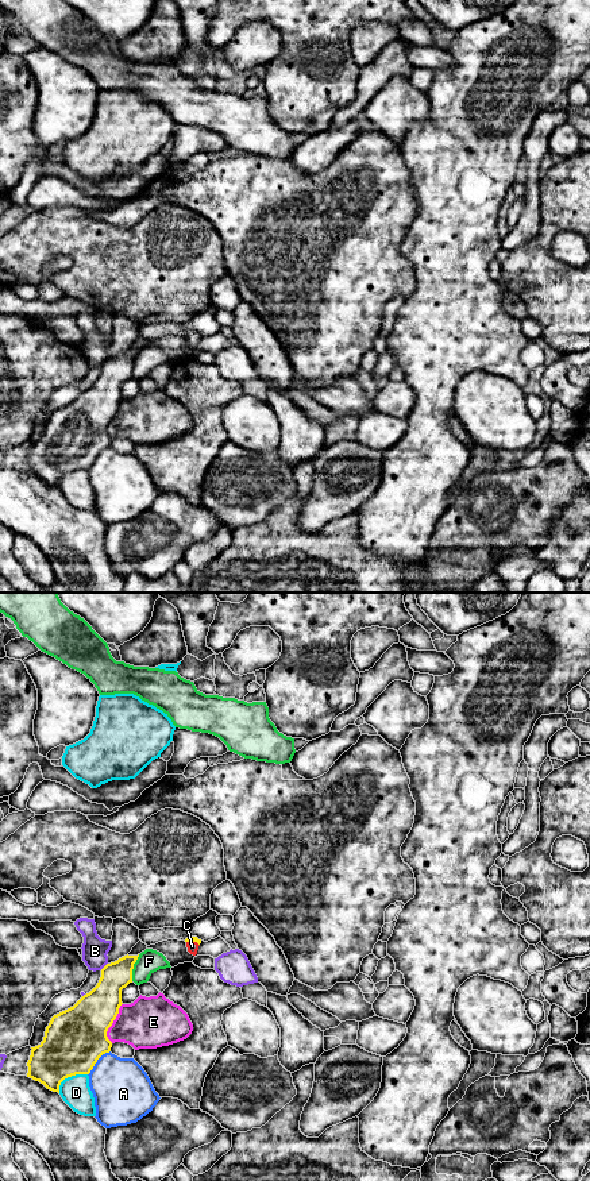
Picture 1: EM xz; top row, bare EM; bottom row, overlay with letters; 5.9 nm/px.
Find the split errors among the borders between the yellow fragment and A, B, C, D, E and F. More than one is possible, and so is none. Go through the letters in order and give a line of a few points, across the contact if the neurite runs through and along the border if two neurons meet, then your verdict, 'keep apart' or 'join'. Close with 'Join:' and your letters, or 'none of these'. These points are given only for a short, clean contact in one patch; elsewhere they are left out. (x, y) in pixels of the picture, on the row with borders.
A: keep apart
B: keep apart
C: line xz (189, 938), (193, 941), (192, 946); join
D: keep apart
E: keep apart
F: keep apart
Join: C

